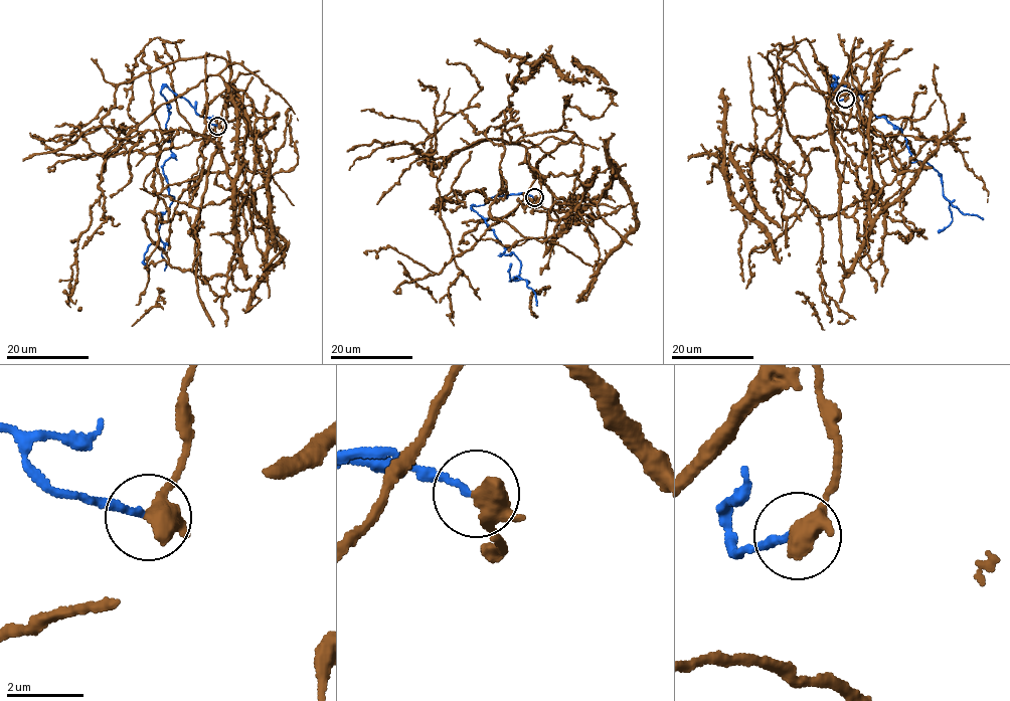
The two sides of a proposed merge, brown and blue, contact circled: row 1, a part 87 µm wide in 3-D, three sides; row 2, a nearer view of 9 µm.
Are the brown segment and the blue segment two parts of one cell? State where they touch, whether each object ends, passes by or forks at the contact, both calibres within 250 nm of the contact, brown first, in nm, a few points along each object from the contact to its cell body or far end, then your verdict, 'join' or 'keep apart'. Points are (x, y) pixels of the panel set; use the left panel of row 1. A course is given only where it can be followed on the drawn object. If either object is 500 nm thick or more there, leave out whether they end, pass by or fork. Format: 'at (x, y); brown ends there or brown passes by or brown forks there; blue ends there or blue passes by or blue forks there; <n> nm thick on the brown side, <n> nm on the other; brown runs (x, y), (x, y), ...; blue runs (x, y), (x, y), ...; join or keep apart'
at (217, 126); brown passes by; blue ends there; 440 nm thick on the brown side, 170 nm on the other; brown runs (217, 126), (251, 106), (269, 165), (224, 276), (149, 235), (141, 53), (110, 196); blue runs (217, 126), (167, 86), (161, 91), (172, 153), (162, 174), (174, 198), (146, 265); keep apart

